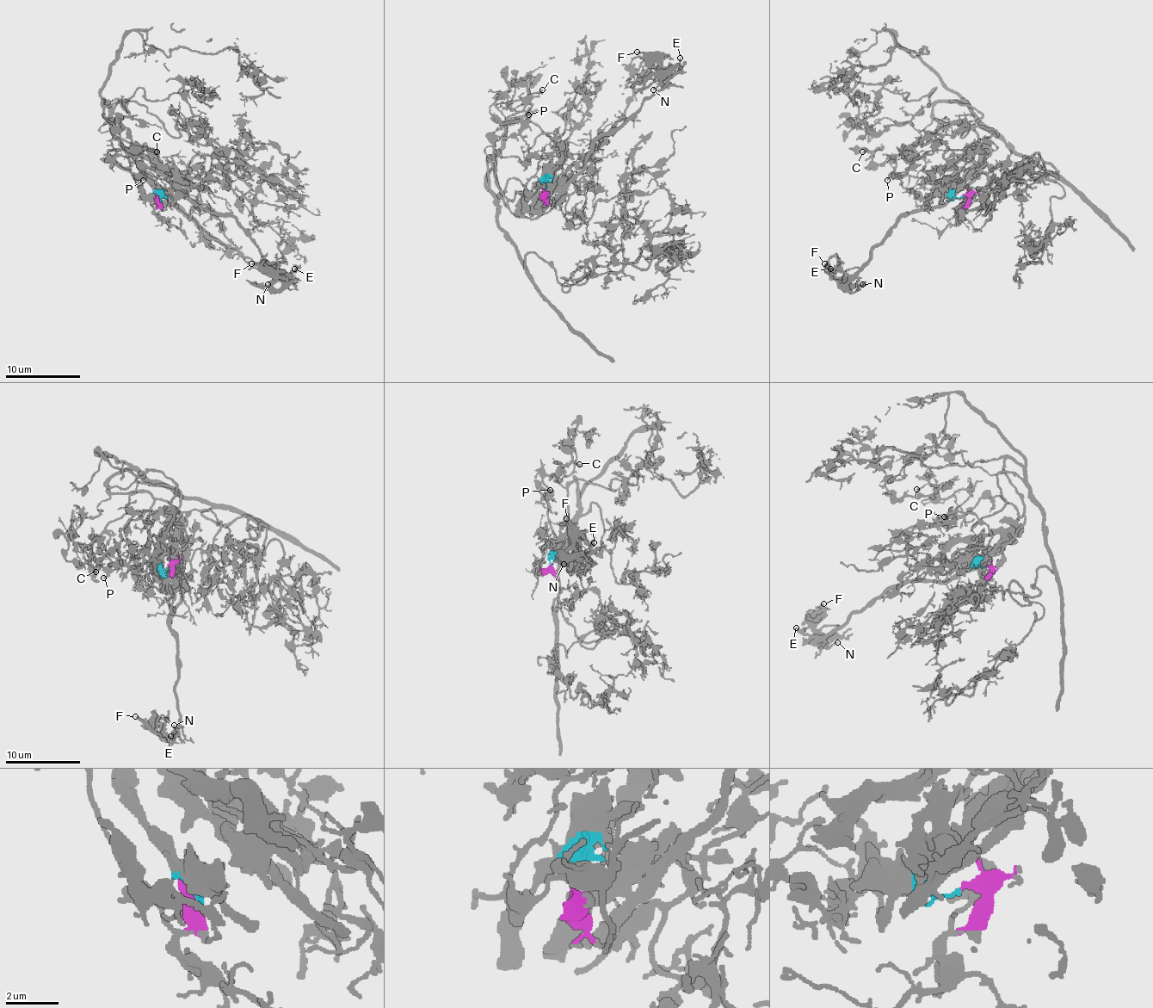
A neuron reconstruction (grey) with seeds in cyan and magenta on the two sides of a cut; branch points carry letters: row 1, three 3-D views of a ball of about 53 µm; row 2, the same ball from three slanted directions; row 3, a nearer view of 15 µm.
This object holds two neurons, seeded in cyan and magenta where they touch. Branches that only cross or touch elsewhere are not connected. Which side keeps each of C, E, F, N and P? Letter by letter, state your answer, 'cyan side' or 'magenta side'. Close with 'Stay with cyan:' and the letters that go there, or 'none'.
C: magenta side
E: cyan side
F: cyan side
N: cyan side
P: magenta side
Stay with cyan: E, F, N

